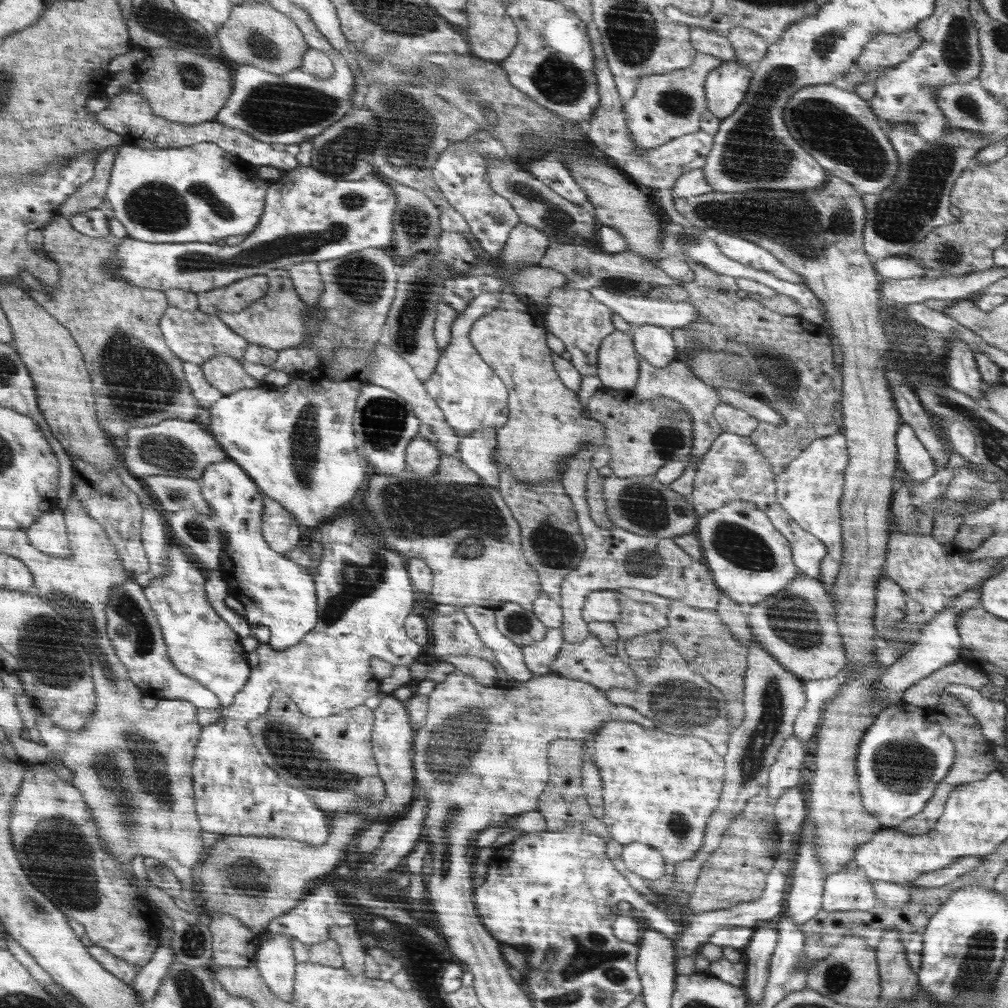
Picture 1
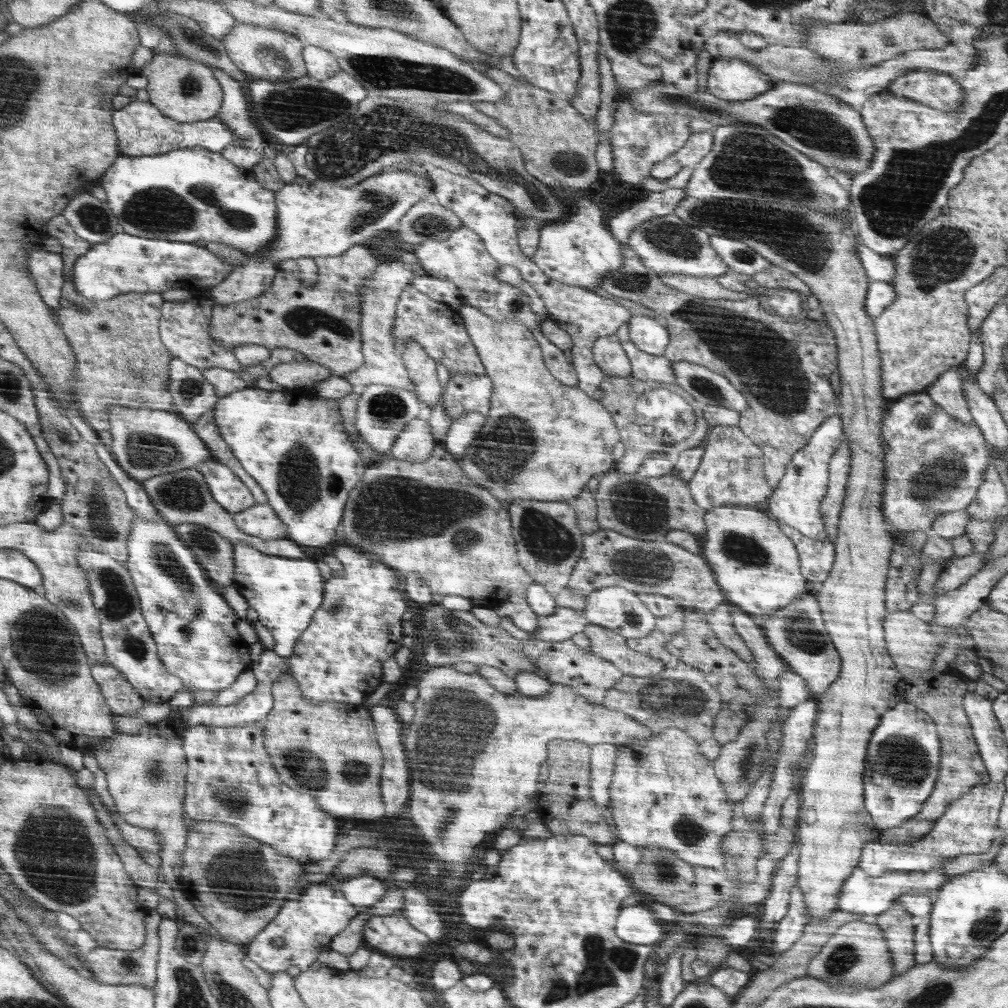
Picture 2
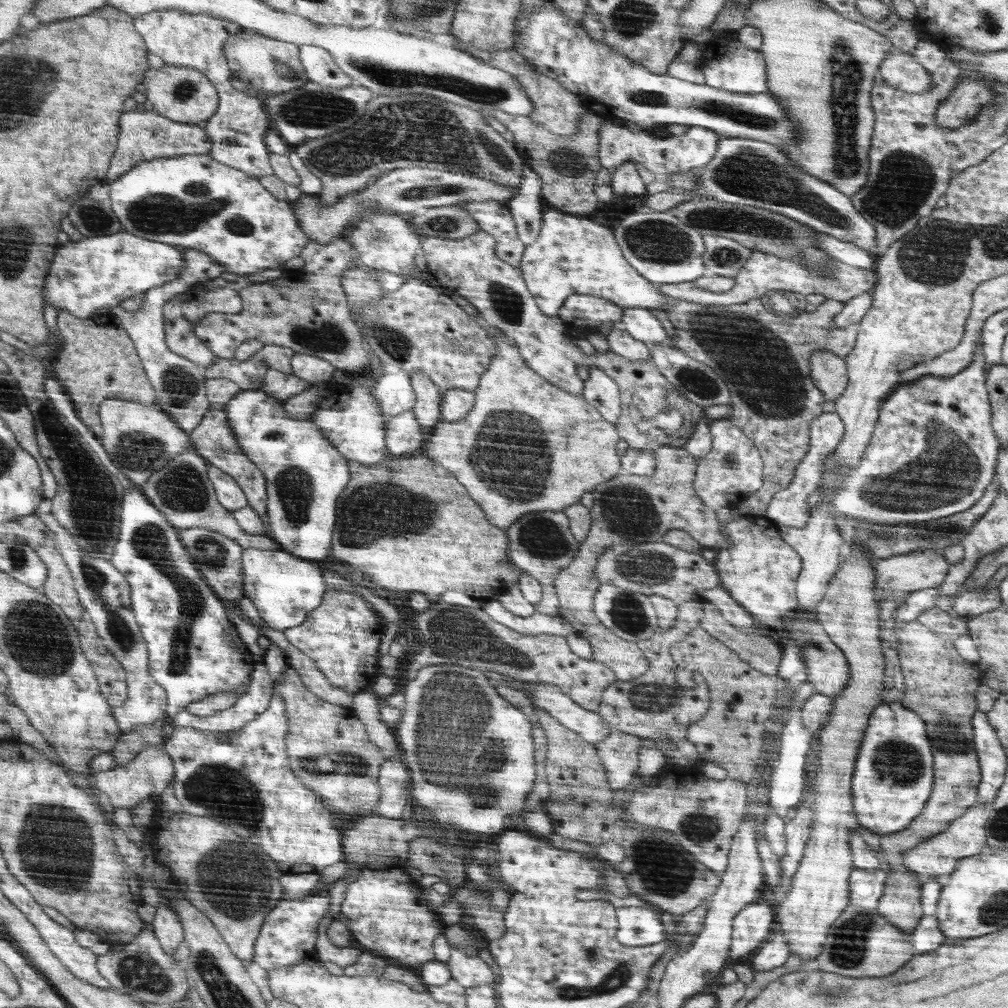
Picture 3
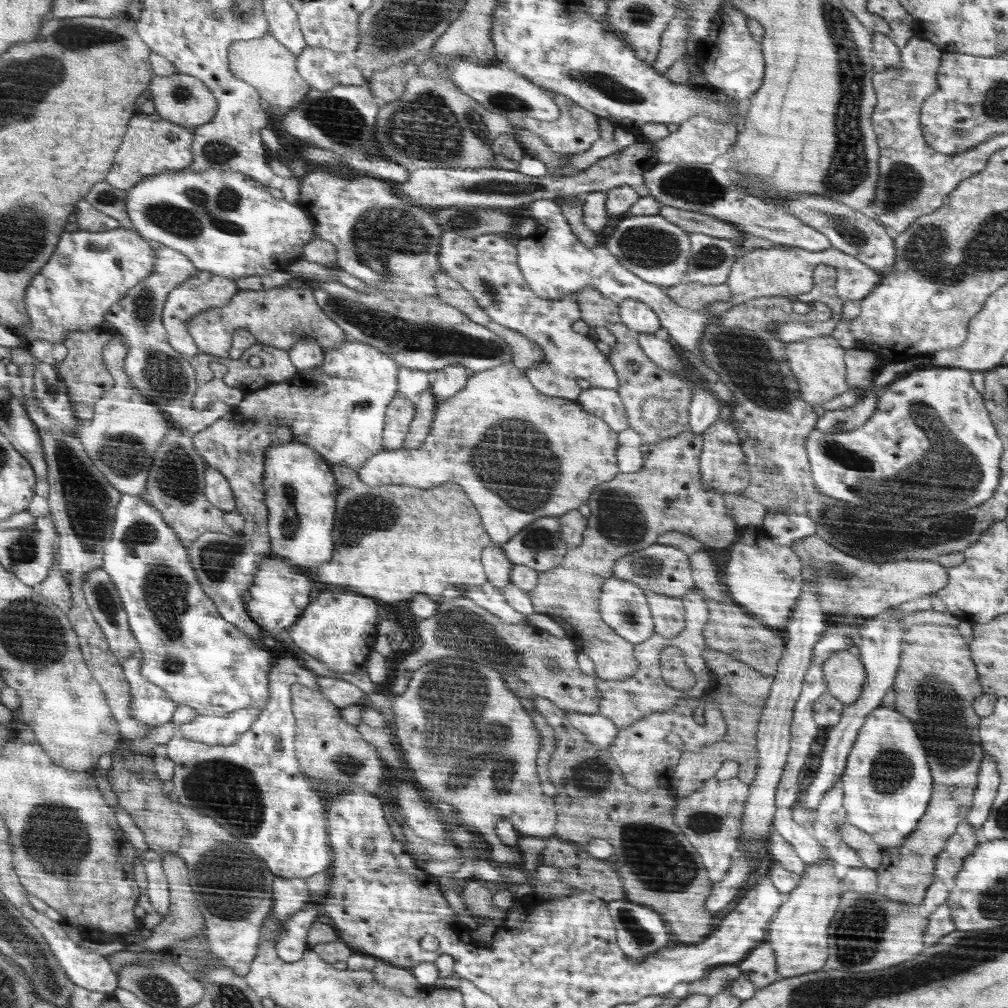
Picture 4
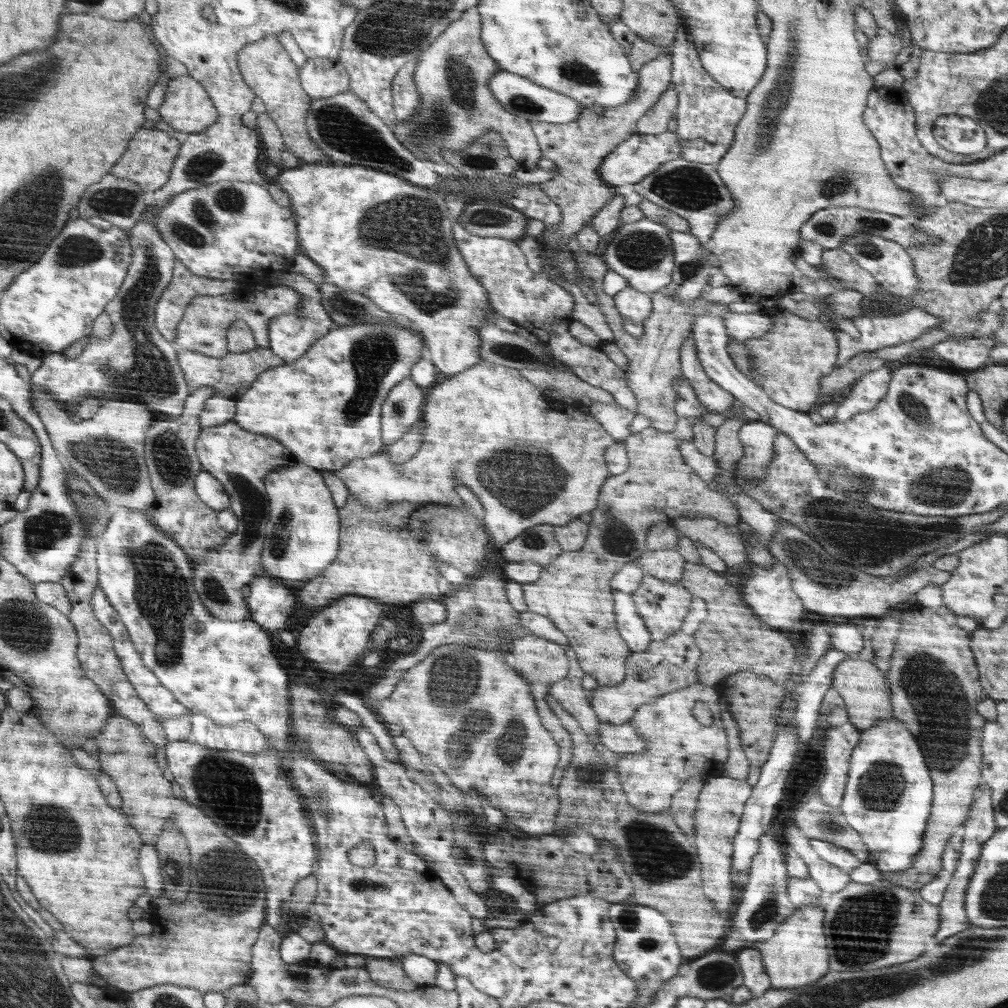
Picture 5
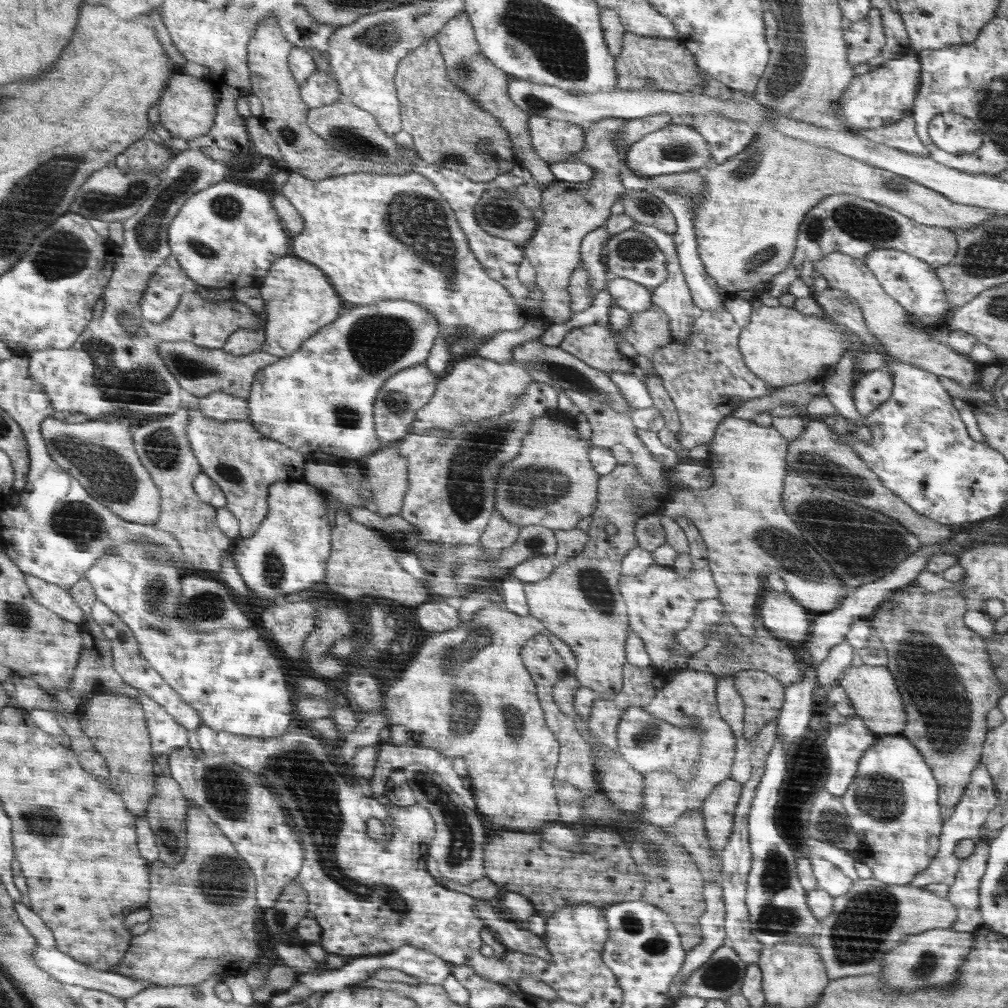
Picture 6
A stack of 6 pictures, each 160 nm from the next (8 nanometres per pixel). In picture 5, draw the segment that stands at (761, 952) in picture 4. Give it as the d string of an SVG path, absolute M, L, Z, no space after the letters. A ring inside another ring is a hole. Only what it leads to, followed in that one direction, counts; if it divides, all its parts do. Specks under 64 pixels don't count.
M758 947L743 949L736 953L746 985L754 997L764 994L771 987L770 977L766 974L765 964Z

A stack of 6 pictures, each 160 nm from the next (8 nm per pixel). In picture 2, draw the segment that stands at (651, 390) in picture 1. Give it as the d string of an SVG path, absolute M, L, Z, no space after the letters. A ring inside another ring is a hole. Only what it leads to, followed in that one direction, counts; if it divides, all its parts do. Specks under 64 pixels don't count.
M624 323L615 332L620 340L624 354L628 356L632 376L642 381L656 381L660 383L676 384L674 372L672 372L672 362L664 356L653 356L644 353L630 341L629 323Z

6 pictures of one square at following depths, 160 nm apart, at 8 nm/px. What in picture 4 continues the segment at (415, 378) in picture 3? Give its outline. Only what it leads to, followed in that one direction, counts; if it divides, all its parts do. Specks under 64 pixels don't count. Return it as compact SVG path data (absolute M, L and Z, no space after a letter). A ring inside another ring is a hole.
M430 389L420 393L418 402L416 402L416 418L414 418L413 423L409 427L404 448L415 449L422 446L428 433L432 430L436 402L438 401Z

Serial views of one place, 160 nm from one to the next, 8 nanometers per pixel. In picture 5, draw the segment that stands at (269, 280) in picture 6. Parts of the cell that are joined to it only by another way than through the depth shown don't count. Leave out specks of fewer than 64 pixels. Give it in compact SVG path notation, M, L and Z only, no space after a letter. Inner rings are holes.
M290 268L284 272L284 278L280 275L279 283L276 285L292 287L297 293L301 294L301 308L299 308L299 312L297 314L277 316L276 319L271 320L269 327L270 338L268 348L272 349L286 363L292 363L306 355L306 352L309 352L309 349L329 332L328 328L330 328L333 320L329 317L329 313L325 311L325 307L321 303L320 281L315 280L312 282L312 280L304 278L304 276Z

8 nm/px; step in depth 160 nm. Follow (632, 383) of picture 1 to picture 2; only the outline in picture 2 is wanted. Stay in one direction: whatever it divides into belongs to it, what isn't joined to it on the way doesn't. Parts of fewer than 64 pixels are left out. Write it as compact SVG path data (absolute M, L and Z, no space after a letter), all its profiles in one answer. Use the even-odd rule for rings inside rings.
M615 334L602 336L592 345L593 360L610 377L628 377L632 373L628 356L624 354L620 340Z

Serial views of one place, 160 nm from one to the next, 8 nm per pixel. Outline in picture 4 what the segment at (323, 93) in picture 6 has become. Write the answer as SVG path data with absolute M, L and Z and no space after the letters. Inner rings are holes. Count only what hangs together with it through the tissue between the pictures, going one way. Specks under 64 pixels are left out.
M306 45L297 56L297 72L310 88L328 92L336 85L365 85L365 78L355 64L354 52L339 53Z

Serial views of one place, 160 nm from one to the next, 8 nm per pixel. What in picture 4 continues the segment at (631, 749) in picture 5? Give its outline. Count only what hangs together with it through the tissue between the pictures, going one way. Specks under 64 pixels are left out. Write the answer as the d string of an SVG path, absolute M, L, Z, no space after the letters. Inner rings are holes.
M565 711L570 724L578 729L592 744L602 747L610 747L616 742L617 732L620 730L609 717L600 714L577 713Z

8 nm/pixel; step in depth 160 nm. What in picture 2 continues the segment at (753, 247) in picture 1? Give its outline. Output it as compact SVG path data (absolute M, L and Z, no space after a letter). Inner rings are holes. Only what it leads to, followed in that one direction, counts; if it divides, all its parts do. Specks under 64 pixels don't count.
M712 235L709 239L713 250L723 258L729 270L752 276L773 265L741 240L720 235Z

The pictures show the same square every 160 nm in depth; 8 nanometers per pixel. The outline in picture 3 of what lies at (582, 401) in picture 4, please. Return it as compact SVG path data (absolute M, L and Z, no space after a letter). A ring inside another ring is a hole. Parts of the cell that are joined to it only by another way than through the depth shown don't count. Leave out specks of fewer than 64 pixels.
M592 368L588 372L588 379L582 396L605 420L616 426L621 417L619 387L598 368Z

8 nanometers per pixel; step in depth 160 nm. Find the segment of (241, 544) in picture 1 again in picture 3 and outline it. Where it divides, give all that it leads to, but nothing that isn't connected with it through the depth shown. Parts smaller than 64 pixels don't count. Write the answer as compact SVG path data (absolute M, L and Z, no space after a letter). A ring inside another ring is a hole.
M208 466L209 480L213 484L217 499L227 511L235 511L249 506L247 496L242 492L241 486L222 469ZM279 548L278 550L245 549L241 556L244 562L245 589L254 603L262 622L278 631L300 627L308 614L321 606L326 592L320 570L302 558Z

